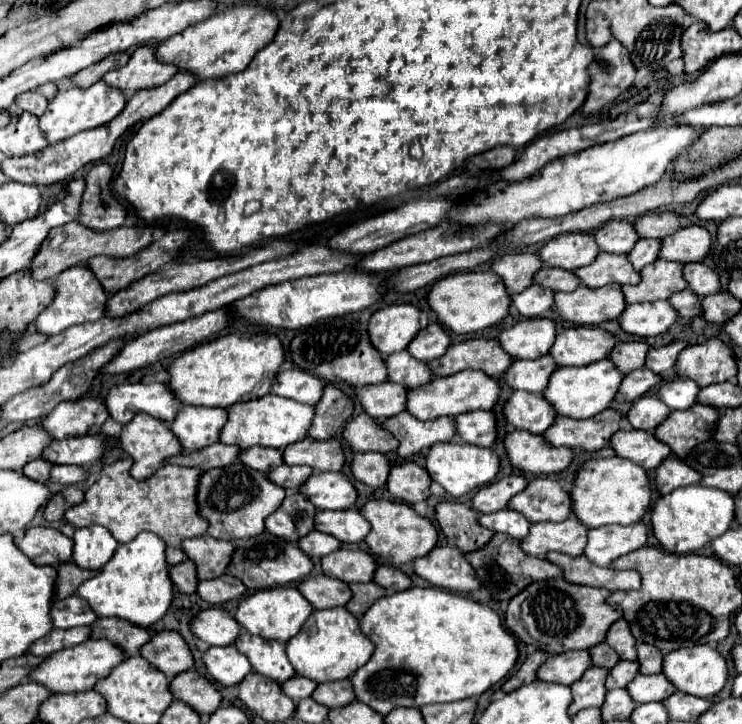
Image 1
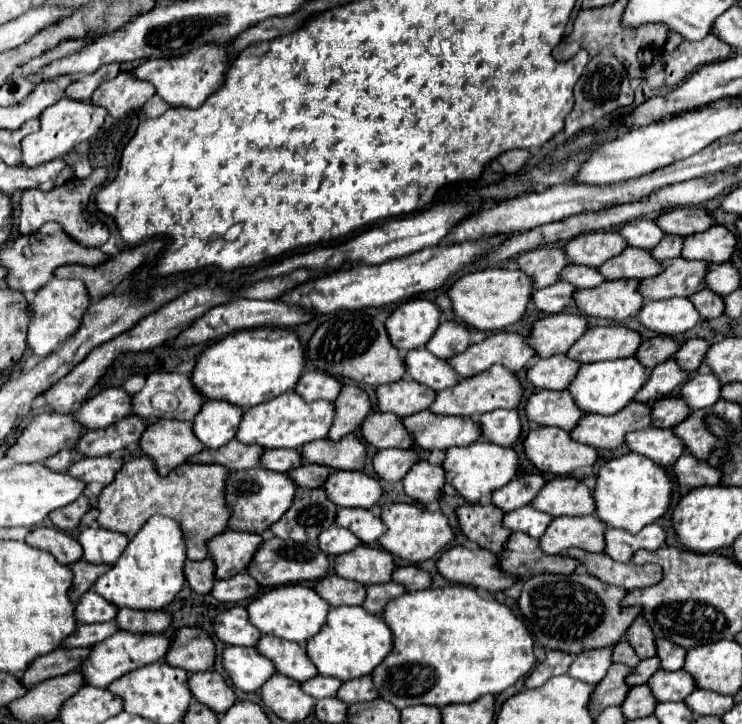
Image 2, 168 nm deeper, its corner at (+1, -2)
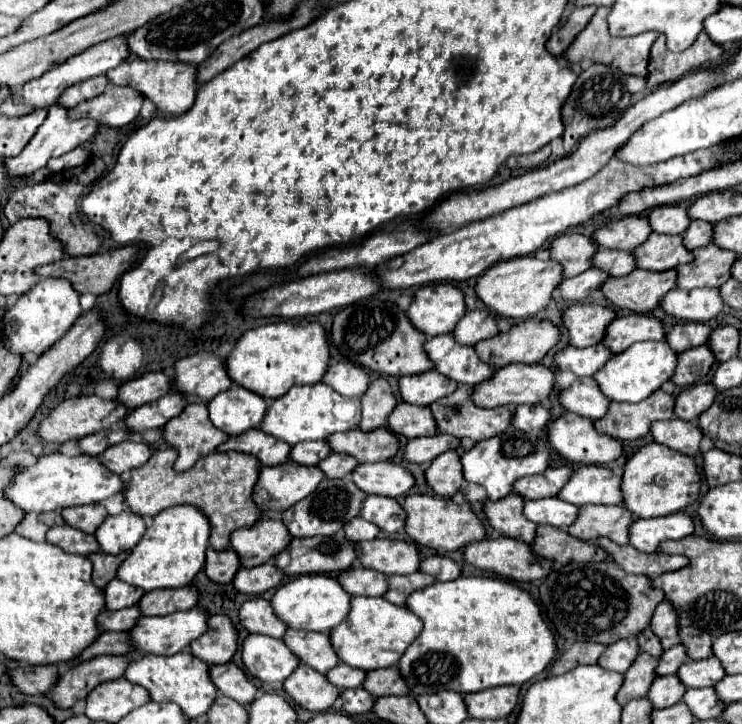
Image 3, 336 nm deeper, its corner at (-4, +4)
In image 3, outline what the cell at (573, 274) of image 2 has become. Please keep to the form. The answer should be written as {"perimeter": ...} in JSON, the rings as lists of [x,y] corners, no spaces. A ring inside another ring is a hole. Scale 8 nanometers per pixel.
{"perimeter":[[[599,249],[593,255],[593,267],[609,271],[611,277],[623,277],[635,269],[635,261],[631,253],[623,253],[615,249]]]}

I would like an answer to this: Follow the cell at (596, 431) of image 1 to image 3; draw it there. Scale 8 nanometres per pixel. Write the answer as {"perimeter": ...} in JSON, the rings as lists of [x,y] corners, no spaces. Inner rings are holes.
{"perimeter":[[[665,391],[651,393],[641,403],[611,403],[605,417],[597,419],[593,425],[599,433],[619,433],[613,435],[619,441],[639,439],[649,433],[649,425],[659,419],[673,419],[675,397]]]}

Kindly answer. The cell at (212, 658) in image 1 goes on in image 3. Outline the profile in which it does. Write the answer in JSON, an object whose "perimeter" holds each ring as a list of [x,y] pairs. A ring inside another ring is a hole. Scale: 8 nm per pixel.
{"perimeter":[[[249,635],[241,647],[241,659],[247,673],[263,683],[281,683],[299,665],[281,639],[267,635]]]}

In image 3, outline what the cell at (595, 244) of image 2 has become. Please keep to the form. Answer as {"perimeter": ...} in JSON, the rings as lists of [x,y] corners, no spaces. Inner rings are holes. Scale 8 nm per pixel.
{"perimeter":[[[619,217],[601,225],[591,239],[603,249],[633,251],[649,237],[649,233],[651,229],[645,217]]]}

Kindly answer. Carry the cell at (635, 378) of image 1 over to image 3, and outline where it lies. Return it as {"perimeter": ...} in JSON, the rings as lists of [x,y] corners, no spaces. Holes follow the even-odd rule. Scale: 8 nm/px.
{"perimeter":[[[707,345],[687,349],[677,355],[677,369],[673,371],[671,381],[679,387],[703,381],[703,379],[707,379],[713,363],[715,363],[715,359]]]}

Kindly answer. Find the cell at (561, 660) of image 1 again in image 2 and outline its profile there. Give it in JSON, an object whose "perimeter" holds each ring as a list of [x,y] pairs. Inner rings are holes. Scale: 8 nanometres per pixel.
{"perimeter":[[[602,647],[598,651],[584,651],[578,655],[570,667],[570,675],[574,679],[586,683],[600,683],[612,665],[612,647]]]}

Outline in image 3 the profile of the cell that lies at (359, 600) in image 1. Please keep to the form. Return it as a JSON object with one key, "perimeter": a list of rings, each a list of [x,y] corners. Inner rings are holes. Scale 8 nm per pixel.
{"perimeter":[[[419,571],[413,573],[413,575],[393,575],[393,577],[389,577],[389,589],[383,595],[383,599],[391,601],[393,605],[405,605],[405,599],[413,591],[431,585],[433,581],[435,581],[433,577],[429,577],[425,573],[419,573]]]}

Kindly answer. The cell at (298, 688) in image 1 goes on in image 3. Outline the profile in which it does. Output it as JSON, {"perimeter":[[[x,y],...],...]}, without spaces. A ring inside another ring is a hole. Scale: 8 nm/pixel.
{"perimeter":[[[339,663],[337,667],[333,667],[327,675],[331,685],[335,685],[337,689],[353,689],[353,687],[361,687],[363,679],[365,679],[365,671],[361,669],[353,669],[349,665]]]}

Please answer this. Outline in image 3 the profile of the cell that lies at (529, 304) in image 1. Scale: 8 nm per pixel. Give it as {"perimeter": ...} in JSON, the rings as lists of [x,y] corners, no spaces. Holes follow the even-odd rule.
{"perimeter":[[[587,269],[585,273],[571,277],[571,279],[563,279],[563,283],[557,287],[561,297],[567,301],[583,301],[591,291],[601,287],[601,281],[605,281],[609,275],[605,271],[599,269]]]}

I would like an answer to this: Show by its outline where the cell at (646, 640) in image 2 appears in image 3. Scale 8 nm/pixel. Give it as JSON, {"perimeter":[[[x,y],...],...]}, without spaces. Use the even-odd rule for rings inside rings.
{"perimeter":[[[663,601],[661,605],[657,605],[649,629],[655,633],[655,637],[661,641],[663,649],[669,649],[673,645],[679,643],[679,635],[677,635],[677,613],[675,609]]]}

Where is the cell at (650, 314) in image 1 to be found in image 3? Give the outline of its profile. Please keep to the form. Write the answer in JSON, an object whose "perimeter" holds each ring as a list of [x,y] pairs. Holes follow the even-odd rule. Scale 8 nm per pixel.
{"perimeter":[[[671,289],[663,299],[661,307],[667,315],[679,319],[679,321],[695,321],[705,323],[723,309],[723,301],[719,297],[719,289]]]}

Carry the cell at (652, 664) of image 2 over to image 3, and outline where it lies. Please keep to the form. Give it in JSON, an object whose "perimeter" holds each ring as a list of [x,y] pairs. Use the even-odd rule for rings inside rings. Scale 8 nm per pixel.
{"perimeter":[[[675,645],[673,649],[663,651],[663,655],[659,657],[657,675],[669,675],[669,673],[675,673],[685,661],[687,661],[685,647],[683,647],[683,645]]]}

